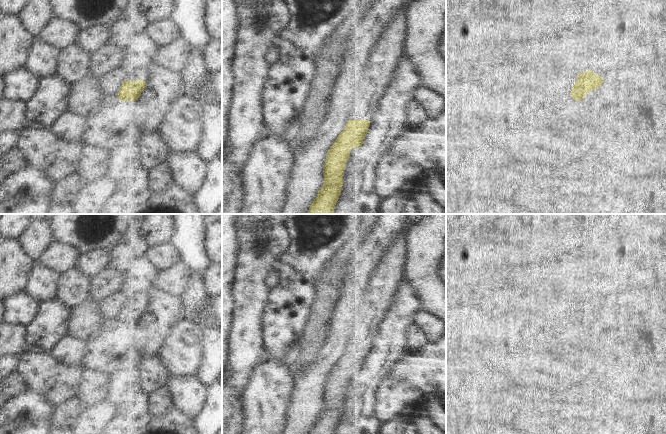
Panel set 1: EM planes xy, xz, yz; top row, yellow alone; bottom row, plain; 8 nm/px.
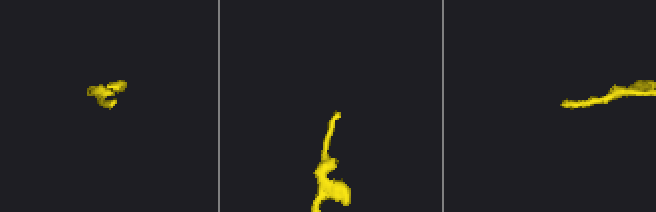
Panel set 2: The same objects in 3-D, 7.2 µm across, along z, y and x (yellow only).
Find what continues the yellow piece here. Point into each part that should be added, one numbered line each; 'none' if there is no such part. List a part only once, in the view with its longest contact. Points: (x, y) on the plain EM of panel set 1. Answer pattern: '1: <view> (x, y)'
1: yz (560, 311)

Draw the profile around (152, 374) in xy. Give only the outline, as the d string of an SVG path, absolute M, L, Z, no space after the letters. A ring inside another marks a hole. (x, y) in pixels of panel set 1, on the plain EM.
M159 354L141 358L136 365L139 390L148 395L162 386L168 386L171 379Z

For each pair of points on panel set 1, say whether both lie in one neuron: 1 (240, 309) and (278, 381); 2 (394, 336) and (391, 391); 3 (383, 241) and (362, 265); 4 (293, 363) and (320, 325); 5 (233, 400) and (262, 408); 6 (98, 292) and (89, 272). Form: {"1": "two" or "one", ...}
{"1": "two", "2": "two", "3": "one", "4": "two", "5": "two", "6": "two"}

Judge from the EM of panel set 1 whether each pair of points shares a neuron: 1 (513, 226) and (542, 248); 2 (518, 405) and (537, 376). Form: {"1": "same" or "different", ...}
{"1": "different", "2": "different"}

